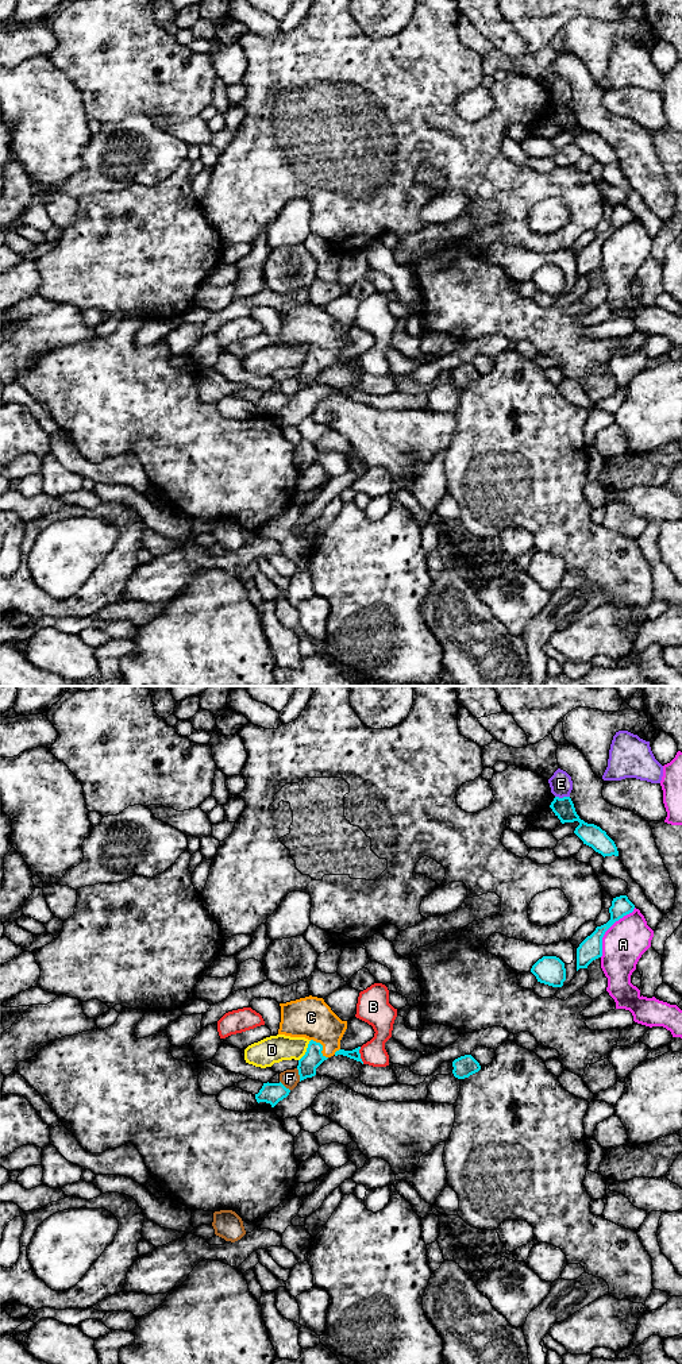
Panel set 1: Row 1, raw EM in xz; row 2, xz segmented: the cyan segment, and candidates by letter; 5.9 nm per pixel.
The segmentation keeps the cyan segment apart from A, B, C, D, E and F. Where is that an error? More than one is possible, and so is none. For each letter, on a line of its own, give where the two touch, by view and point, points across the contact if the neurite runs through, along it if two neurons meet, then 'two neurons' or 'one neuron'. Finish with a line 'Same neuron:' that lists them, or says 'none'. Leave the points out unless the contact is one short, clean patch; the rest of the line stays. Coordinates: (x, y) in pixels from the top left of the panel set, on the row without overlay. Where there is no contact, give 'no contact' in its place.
A: meets cyan in xz at (608, 237); two neurons
B: meets cyan in xz at (359, 363); two neurons
C: meets cyan in xz at (322, 355); runs through xz (313, 366), (322, 355), (322, 336), (311, 326); one neuron
D: meets cyan in xz at (307, 359); two neurons
E: meets cyan in xz at (563, 106); border along xz (555, 104), (569, 106); two neurons
F: meets cyan in xz at (299, 382); border along xz (296, 377), (300, 389); two neurons
Same neuron: C

